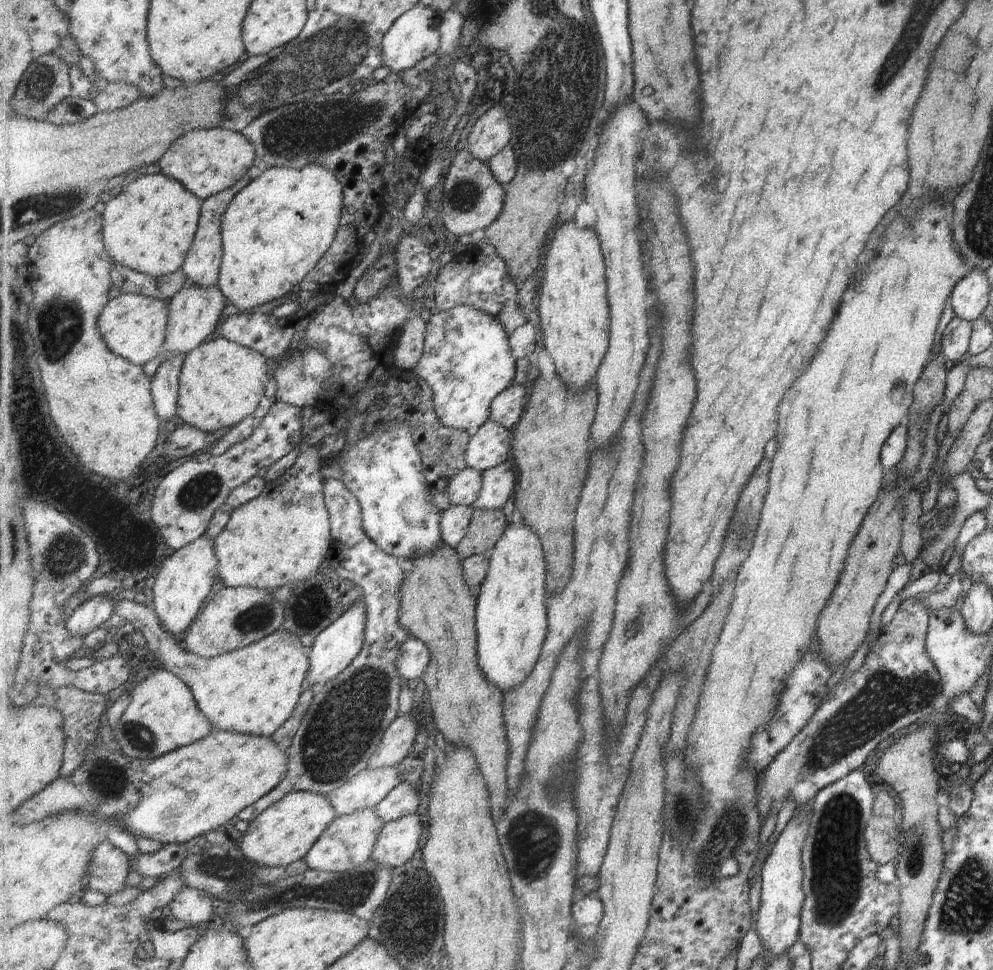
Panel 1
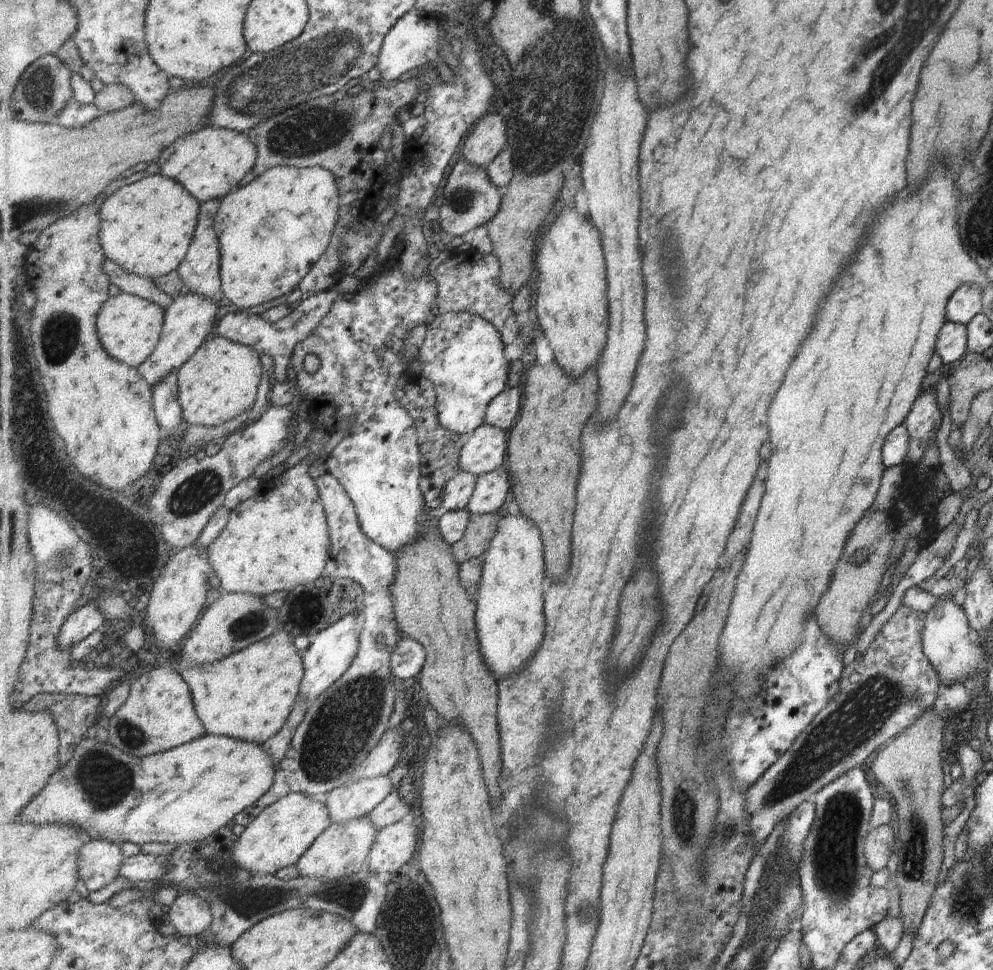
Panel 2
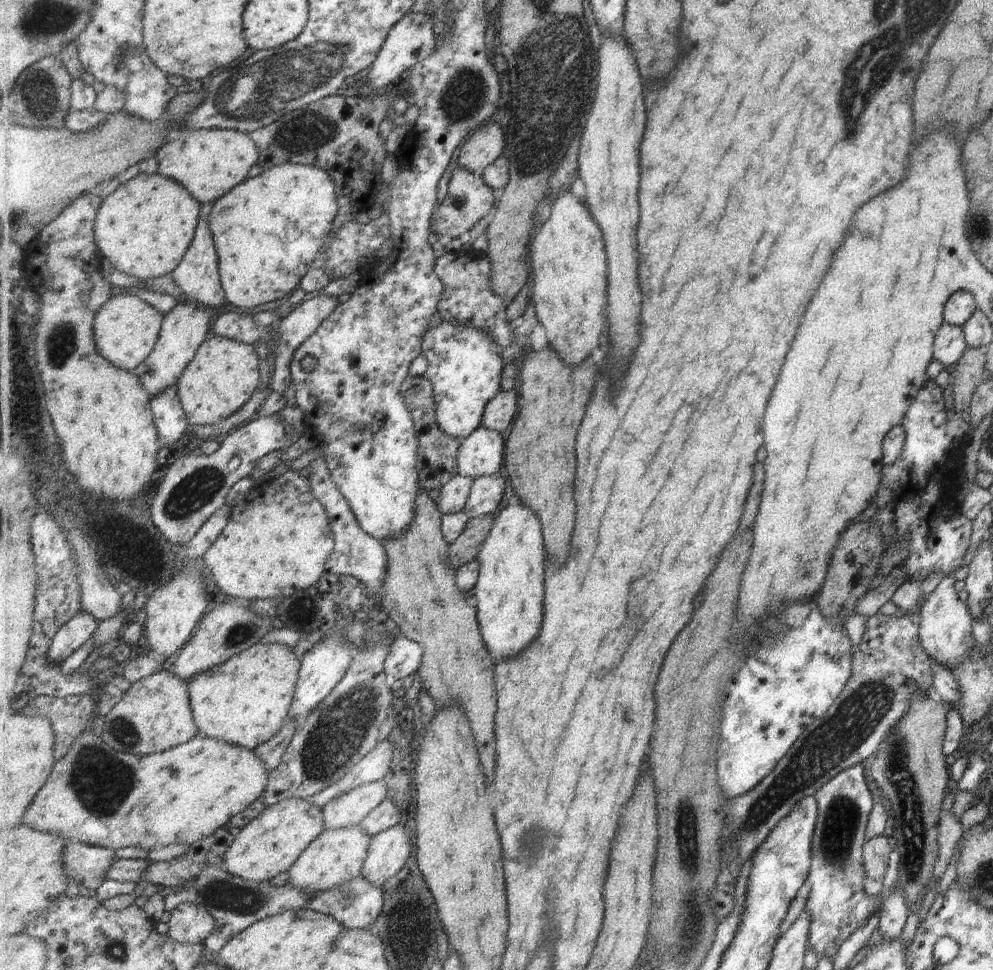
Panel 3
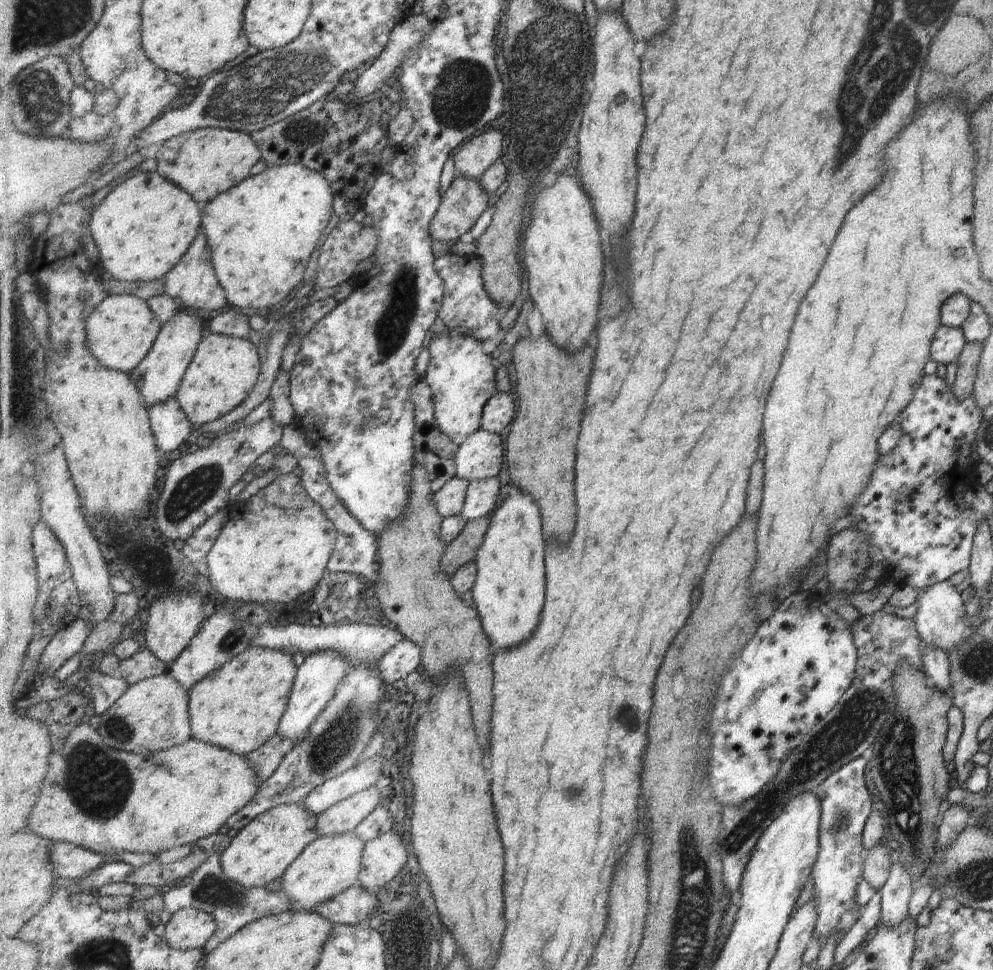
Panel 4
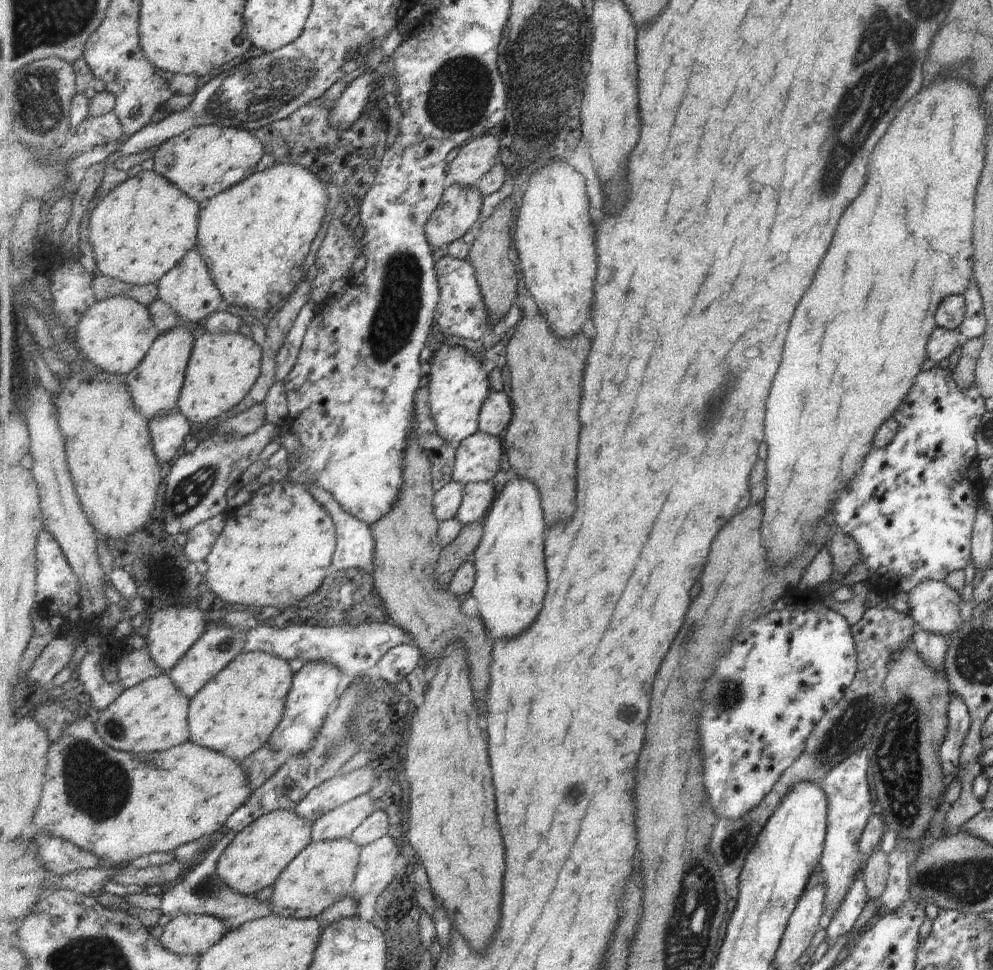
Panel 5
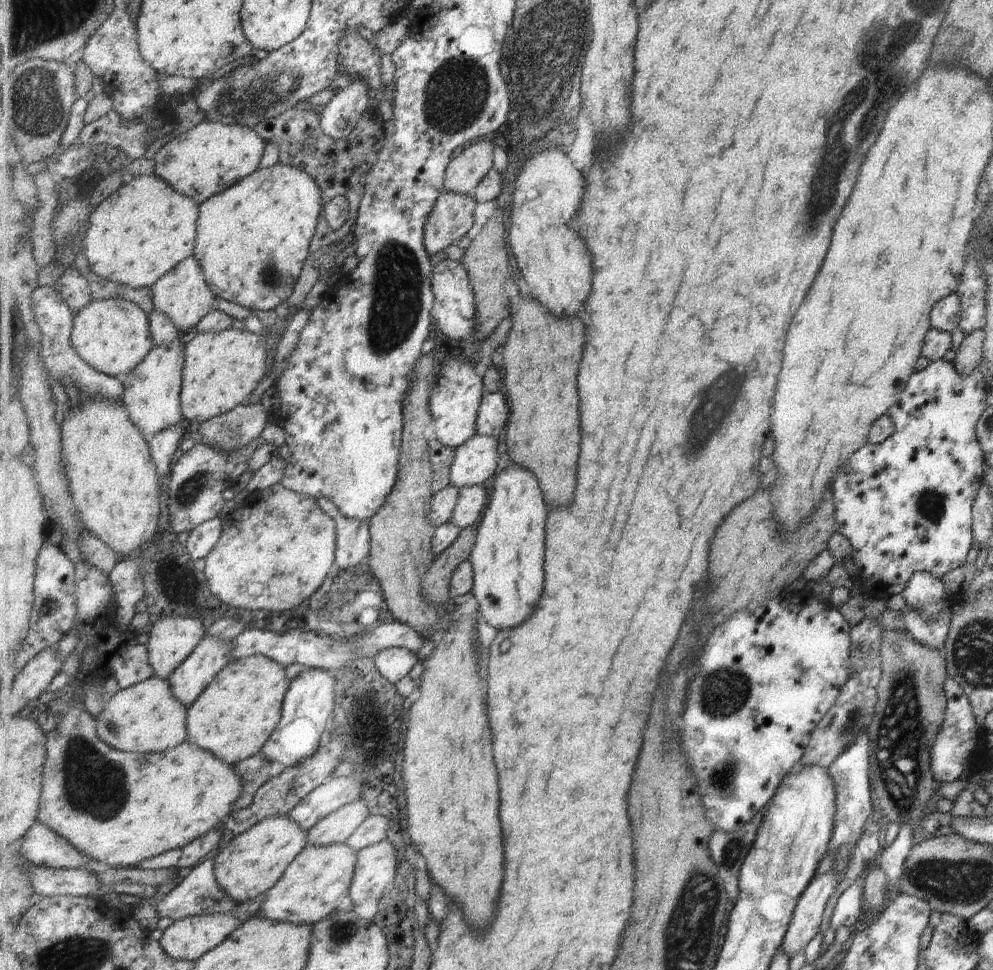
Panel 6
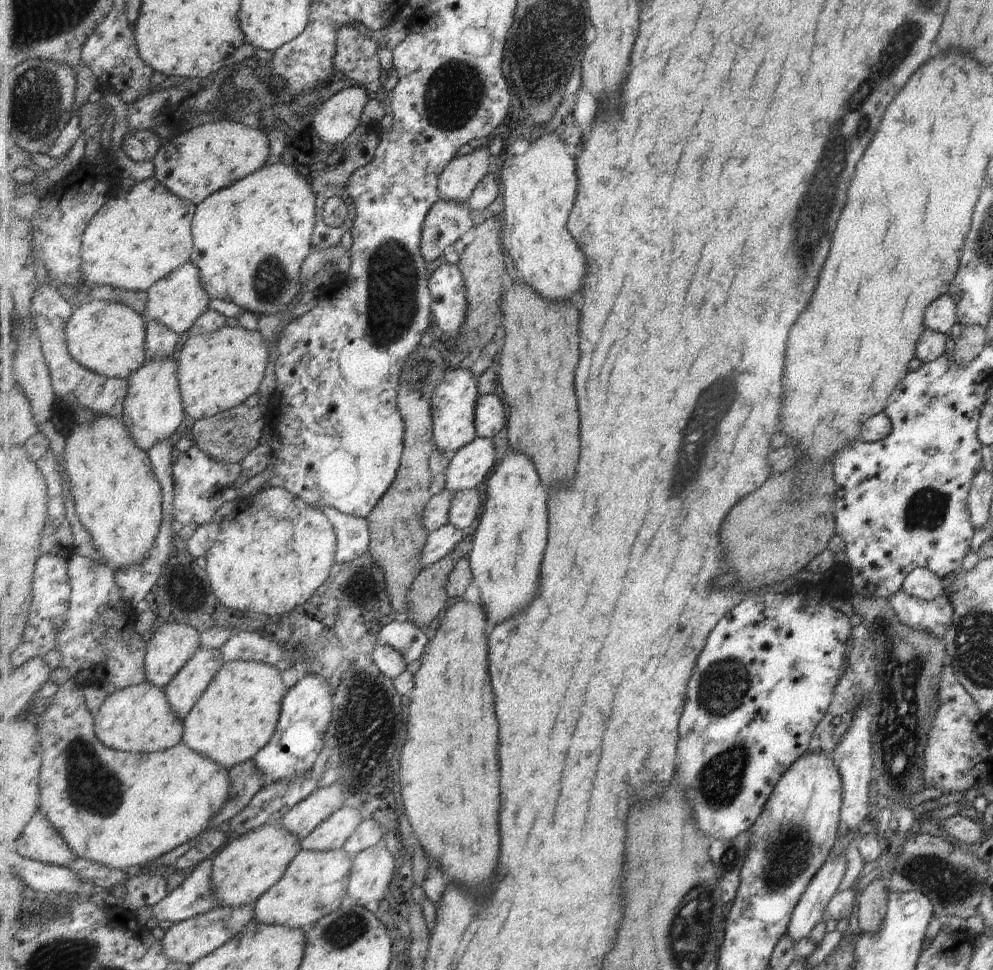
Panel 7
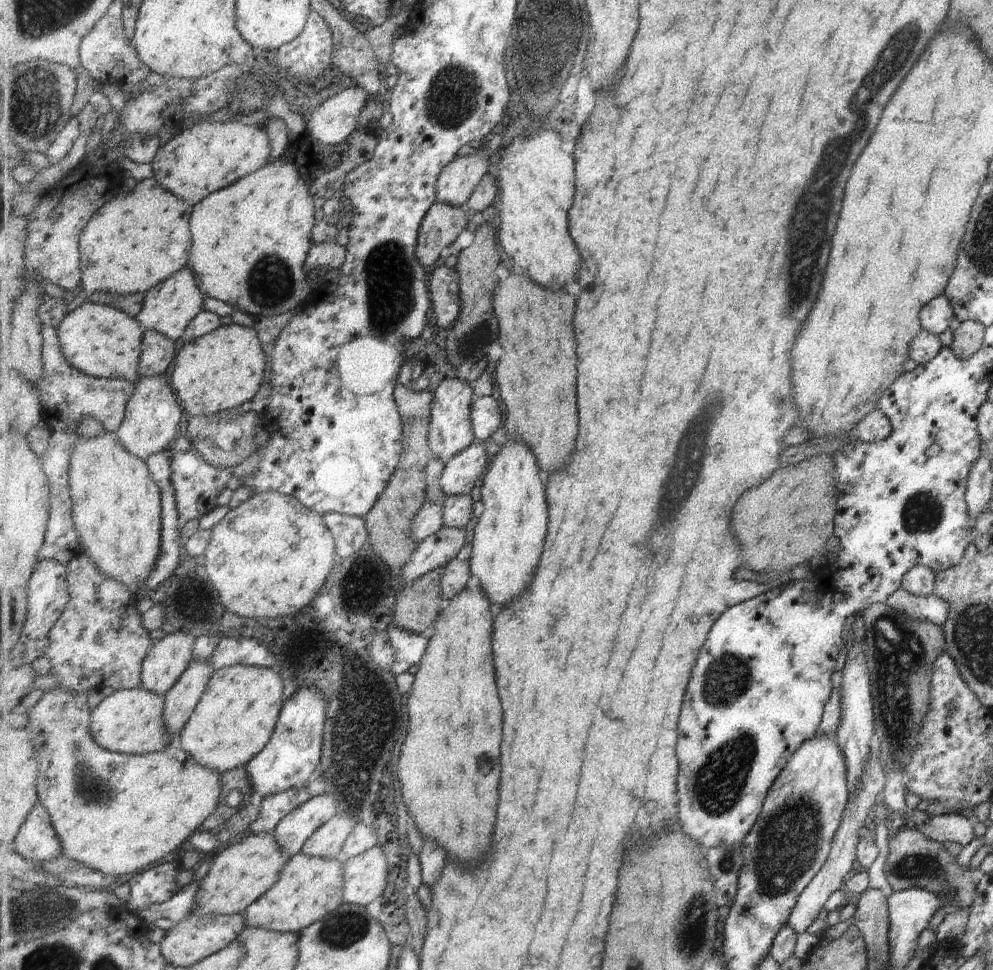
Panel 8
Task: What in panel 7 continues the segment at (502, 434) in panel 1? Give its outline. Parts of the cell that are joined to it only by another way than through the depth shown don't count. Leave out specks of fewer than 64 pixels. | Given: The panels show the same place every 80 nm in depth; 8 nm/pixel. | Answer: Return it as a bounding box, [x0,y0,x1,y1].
[446,436,498,493]

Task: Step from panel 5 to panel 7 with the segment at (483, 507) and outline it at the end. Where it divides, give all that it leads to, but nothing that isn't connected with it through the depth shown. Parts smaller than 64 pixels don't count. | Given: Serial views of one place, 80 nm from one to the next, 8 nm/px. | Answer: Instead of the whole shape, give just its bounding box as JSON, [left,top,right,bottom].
[450,489,483,530]

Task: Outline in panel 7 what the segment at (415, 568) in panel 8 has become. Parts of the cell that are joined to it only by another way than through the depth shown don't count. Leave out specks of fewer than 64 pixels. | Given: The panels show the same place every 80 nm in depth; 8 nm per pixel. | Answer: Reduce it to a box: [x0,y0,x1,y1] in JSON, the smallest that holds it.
[422,523,464,568]

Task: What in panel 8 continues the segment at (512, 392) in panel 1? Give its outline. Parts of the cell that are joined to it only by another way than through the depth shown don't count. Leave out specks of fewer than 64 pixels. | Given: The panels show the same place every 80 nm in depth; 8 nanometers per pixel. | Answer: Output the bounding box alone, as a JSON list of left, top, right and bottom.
[472,396,503,442]

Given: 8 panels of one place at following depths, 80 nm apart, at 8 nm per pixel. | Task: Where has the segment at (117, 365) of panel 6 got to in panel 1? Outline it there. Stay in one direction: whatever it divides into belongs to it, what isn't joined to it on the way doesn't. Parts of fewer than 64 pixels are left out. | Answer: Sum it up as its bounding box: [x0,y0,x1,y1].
[98,293,170,366]

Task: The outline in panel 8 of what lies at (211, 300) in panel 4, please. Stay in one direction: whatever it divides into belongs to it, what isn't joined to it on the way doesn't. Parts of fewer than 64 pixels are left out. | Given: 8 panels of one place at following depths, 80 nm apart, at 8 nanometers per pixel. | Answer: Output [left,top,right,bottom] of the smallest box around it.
[136,266,205,343]

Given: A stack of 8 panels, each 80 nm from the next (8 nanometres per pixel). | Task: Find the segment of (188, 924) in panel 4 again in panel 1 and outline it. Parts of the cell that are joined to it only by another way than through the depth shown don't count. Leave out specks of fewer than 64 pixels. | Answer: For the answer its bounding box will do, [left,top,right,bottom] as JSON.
[171,887,216,930]

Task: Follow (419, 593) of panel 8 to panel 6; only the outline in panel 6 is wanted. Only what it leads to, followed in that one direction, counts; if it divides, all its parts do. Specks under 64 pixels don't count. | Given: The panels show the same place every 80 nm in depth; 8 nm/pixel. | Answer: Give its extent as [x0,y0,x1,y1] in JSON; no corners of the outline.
[422,526,478,605]

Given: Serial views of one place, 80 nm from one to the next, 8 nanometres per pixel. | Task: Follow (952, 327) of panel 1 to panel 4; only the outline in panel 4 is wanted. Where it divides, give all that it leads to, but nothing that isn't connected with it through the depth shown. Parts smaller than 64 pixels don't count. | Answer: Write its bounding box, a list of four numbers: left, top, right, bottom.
[929,325,965,366]

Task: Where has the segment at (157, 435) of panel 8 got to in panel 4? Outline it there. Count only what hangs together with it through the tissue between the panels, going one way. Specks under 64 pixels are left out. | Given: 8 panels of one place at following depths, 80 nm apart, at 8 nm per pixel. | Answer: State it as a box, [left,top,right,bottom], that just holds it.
[130,309,205,409]

